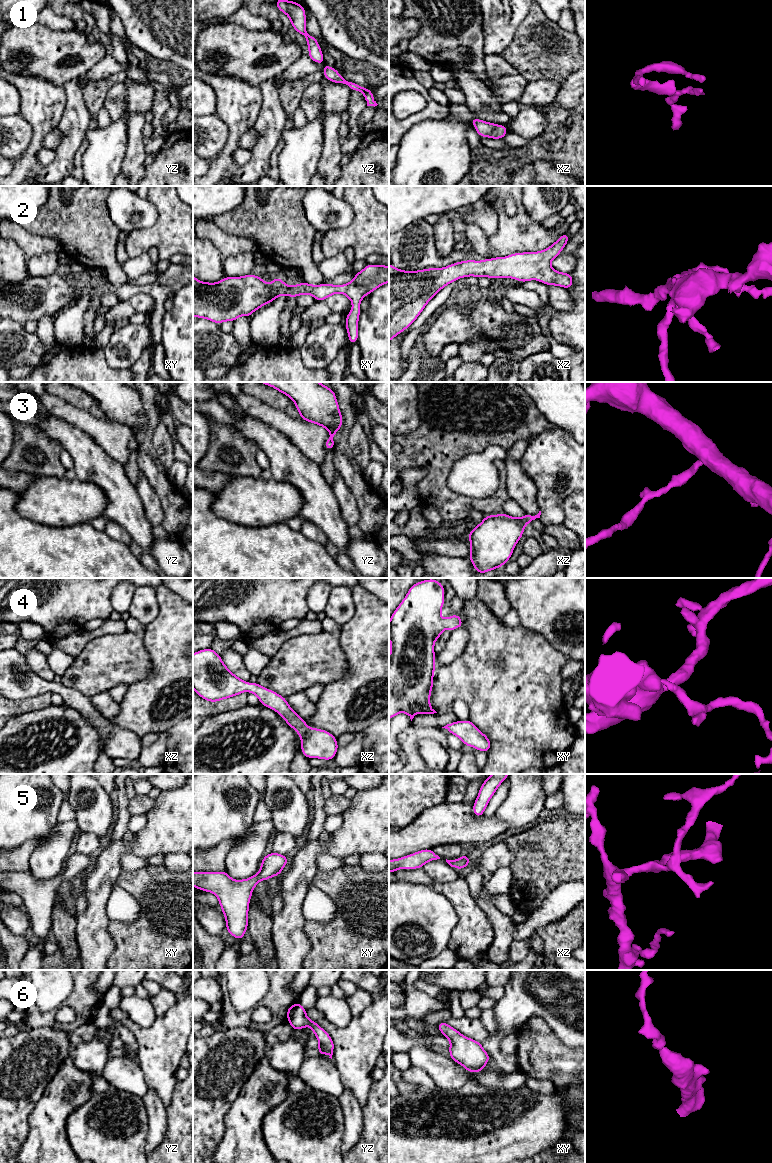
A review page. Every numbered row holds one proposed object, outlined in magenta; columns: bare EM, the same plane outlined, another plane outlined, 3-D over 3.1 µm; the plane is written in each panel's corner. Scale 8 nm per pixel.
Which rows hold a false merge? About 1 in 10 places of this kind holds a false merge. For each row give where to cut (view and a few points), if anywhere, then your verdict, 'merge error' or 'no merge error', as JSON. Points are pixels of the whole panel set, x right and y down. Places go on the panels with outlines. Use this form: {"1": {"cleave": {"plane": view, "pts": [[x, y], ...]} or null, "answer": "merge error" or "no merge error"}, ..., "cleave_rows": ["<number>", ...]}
{"1": {"cleave": null, "answer": "no merge error"}, "2": {"cleave": null, "answer": "no merge error"}, "3": {"cleave": null, "answer": "no merge error"}, "4": {"cleave": null, "answer": "no merge error"}, "5": {"cleave": null, "answer": "no merge error"}, "6": {"cleave": null, "answer": "no merge error"}, "cleave_rows": []}

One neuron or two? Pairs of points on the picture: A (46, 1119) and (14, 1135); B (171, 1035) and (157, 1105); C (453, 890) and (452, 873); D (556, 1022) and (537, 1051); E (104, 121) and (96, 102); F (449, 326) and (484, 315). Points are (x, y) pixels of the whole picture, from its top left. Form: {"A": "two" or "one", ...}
{"A": "two", "B": "two", "C": "two", "D": "two", "E": "two", "F": "one"}

